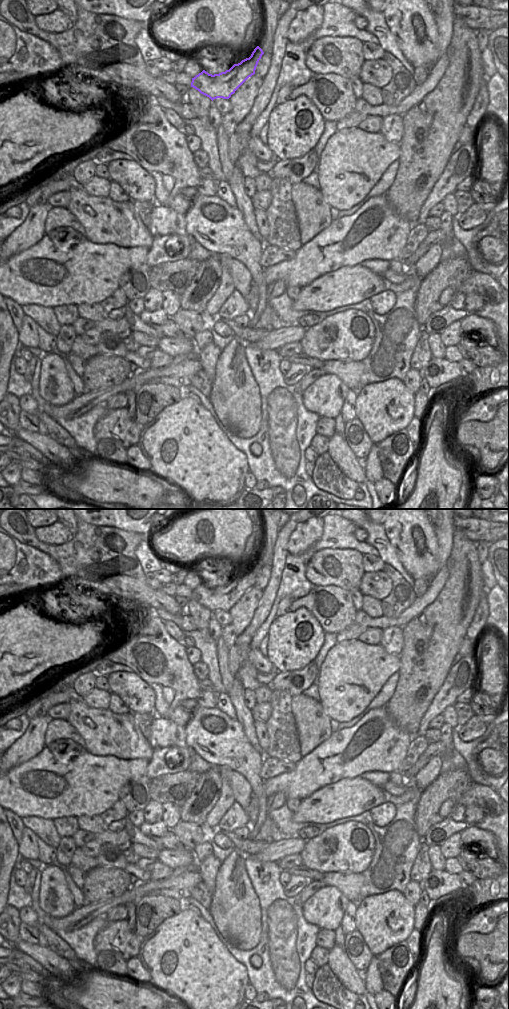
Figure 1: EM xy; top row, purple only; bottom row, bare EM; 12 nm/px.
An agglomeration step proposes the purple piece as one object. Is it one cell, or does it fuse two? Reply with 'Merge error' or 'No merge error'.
No merge error

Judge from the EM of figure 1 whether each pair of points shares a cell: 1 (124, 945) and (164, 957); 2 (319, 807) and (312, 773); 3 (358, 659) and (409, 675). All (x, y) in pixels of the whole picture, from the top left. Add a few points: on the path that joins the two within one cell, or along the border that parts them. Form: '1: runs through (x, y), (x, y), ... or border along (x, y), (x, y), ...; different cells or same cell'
1: border along (142, 938), (140, 949), (136, 956); different cells
2: border along (337, 781), (320, 787), (301, 800); different cells
3: border along (399, 655), (399, 669), (397, 671); different cells

